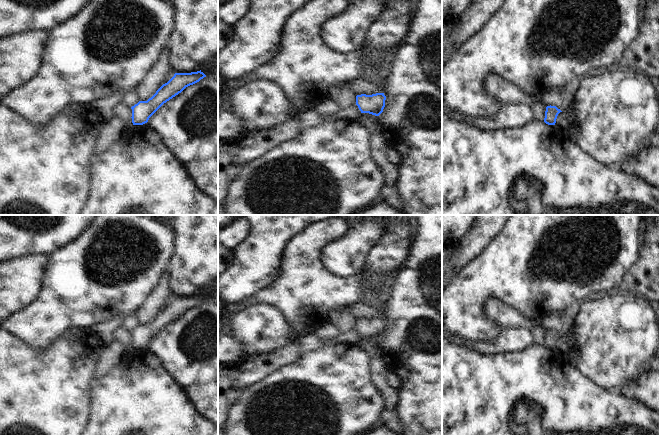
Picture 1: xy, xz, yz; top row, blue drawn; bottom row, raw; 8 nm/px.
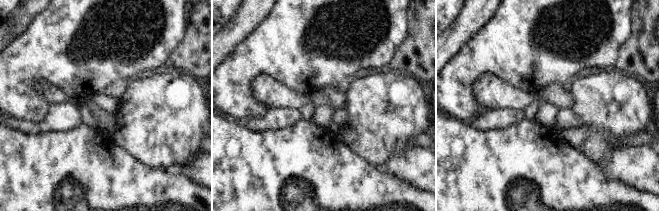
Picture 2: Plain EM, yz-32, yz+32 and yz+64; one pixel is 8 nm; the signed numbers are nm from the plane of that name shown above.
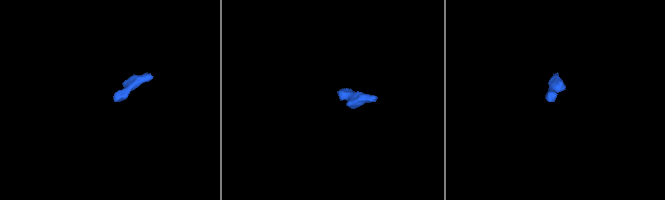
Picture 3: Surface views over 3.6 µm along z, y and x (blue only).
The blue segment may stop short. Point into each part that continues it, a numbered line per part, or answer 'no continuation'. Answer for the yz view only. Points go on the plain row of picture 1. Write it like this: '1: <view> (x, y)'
no continuation

